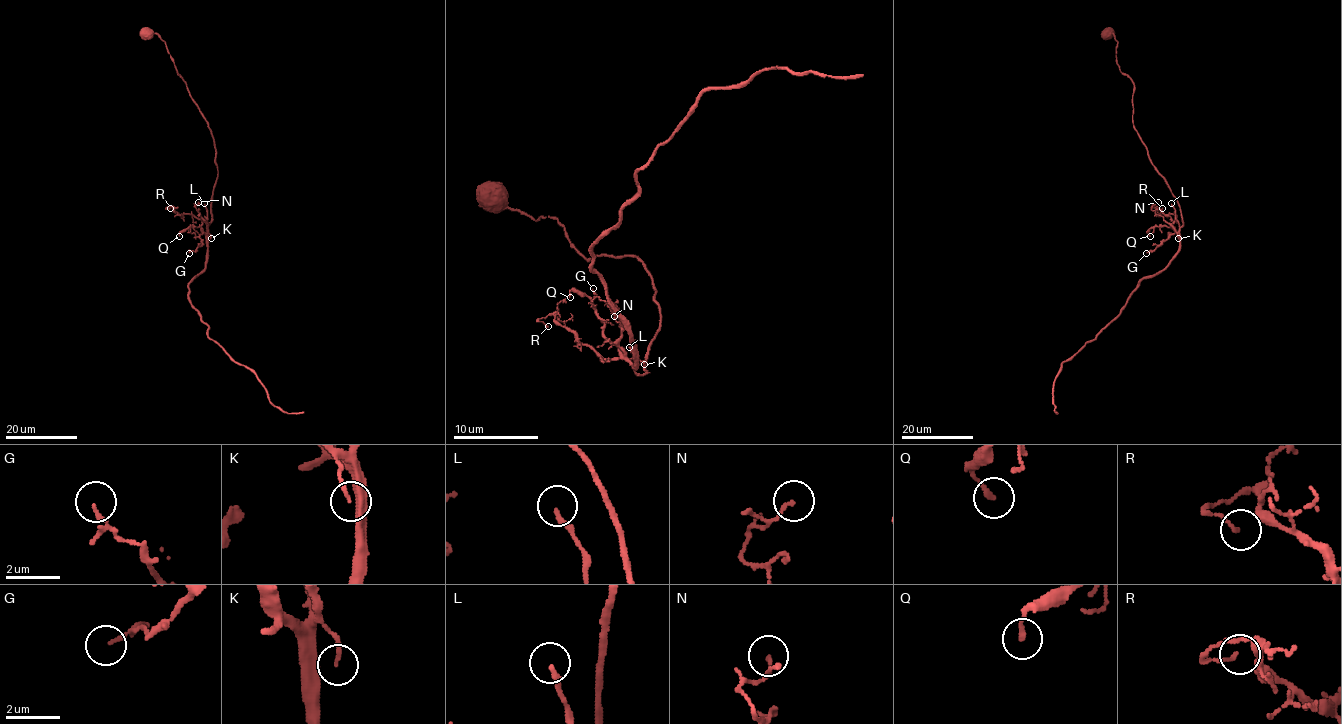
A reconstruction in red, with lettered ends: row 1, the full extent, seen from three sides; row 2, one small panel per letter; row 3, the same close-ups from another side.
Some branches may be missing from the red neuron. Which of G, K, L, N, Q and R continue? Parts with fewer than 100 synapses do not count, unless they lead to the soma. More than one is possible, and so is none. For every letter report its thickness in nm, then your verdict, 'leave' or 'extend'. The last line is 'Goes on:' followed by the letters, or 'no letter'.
G: 130 nm | leave
K: 120 nm | leave
L: 180 nm | leave
N: 110 nm | leave
Q: 180 nm | leave
R: 120 nm | leave
Goes on: no letter

